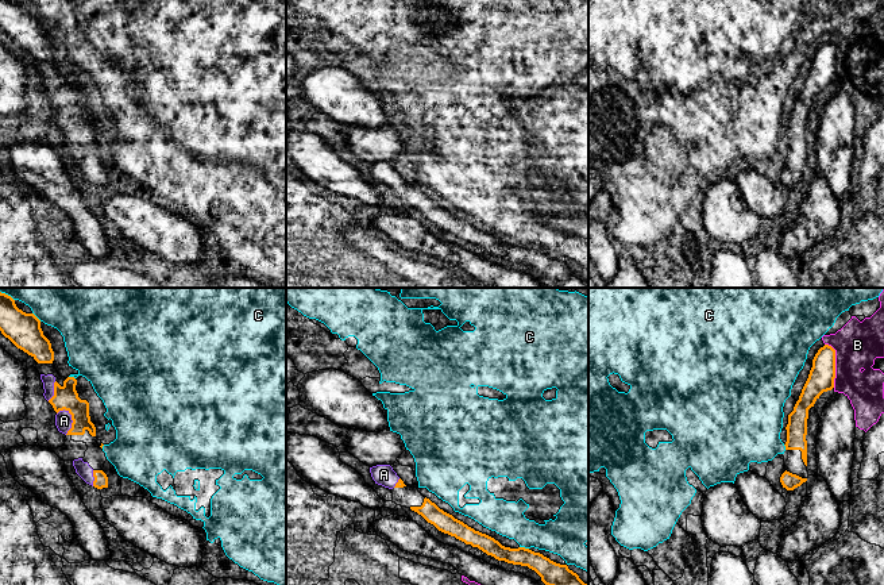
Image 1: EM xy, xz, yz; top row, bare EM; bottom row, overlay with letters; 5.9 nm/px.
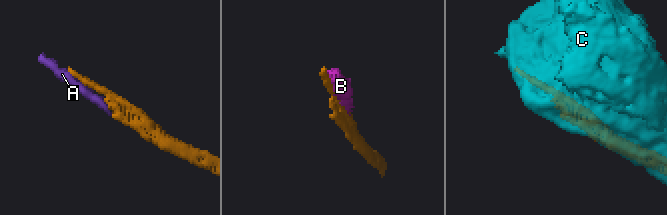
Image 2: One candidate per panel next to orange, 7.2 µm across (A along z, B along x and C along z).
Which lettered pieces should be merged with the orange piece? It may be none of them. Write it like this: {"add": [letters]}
{"add": ["A"]}

